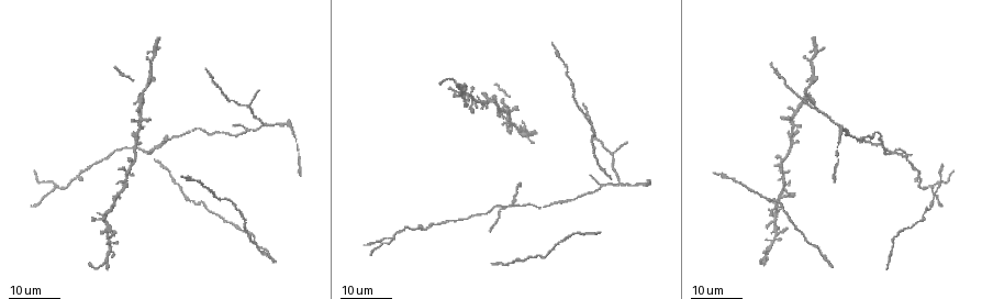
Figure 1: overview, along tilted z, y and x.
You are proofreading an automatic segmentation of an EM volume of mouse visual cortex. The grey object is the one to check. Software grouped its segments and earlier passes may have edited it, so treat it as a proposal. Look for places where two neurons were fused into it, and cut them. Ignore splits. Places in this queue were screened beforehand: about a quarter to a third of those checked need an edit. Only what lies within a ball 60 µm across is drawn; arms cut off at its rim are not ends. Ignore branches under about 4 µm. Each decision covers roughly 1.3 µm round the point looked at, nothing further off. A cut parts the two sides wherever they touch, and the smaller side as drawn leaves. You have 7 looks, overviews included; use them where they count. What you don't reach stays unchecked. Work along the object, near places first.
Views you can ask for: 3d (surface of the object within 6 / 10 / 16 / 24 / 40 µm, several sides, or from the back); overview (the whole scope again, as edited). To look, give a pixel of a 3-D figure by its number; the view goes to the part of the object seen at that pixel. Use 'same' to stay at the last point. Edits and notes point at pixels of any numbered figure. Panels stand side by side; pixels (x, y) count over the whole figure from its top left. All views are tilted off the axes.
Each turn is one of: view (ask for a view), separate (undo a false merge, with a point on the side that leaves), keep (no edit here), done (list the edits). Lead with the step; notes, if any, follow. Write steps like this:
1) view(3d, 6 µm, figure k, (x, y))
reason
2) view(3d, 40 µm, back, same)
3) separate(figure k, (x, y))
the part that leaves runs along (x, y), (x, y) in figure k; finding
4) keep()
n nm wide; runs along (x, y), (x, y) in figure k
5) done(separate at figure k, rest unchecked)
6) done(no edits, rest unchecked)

view(3d, 24 µm, figure 1, (55, 186))
arms part here

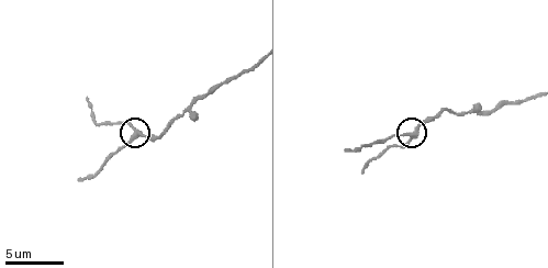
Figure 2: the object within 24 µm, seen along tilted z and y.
view(3d, 10 µm, figure 2, (135, 134))

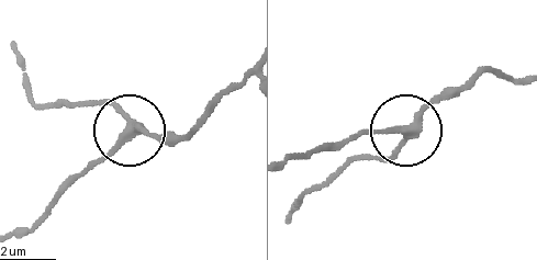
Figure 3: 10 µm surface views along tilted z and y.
keep()
3 arms; runs along (246, 75), (183, 135), (127, 131), (82, 174) in figure 3; all the same neuron

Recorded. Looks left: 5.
view(3d, 24 µm, figure 1, (129, 175))
four or more arms meet

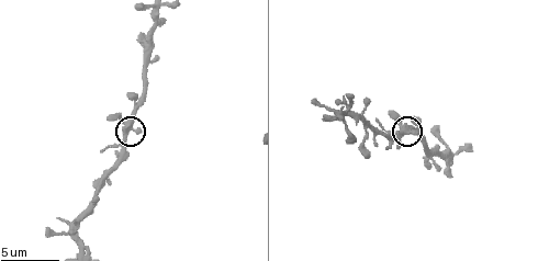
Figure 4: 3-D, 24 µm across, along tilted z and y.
view(3d, 10 µm, figure 4, (132, 129))
closer look

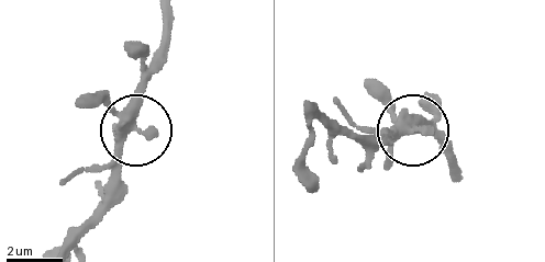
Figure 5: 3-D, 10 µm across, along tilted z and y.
keep()
side arm 26 µm; 4 arms; continuous, no second neuron

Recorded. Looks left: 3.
view(3d, 24 µm, figure 1, (618, 182))
side arm on a straight run

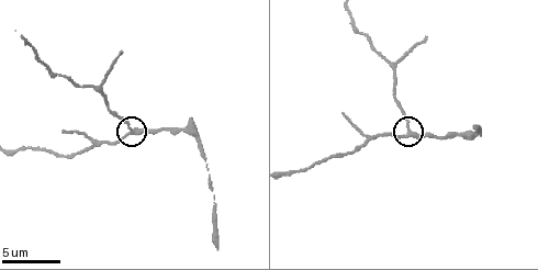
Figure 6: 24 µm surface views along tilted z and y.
view(3d, 6 µm, figure 6, (412, 135))
zoom in

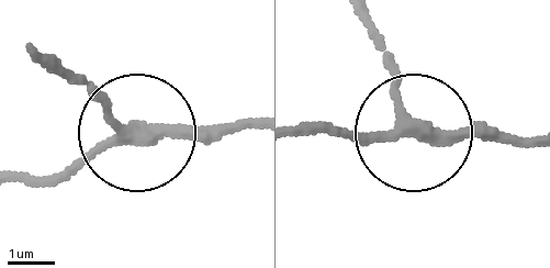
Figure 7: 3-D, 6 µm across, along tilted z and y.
view(3d, 6 µm, back, figure 7, (134, 136))

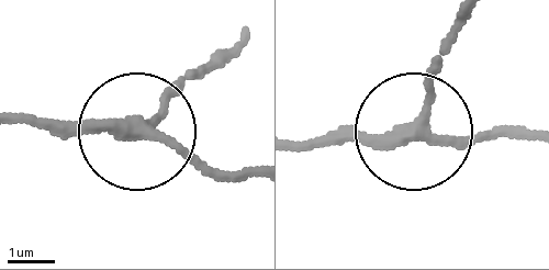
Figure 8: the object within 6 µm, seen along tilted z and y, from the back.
keep()
3 arms; all the same neuron

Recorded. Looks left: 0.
done(no edits, rest unchecked)

